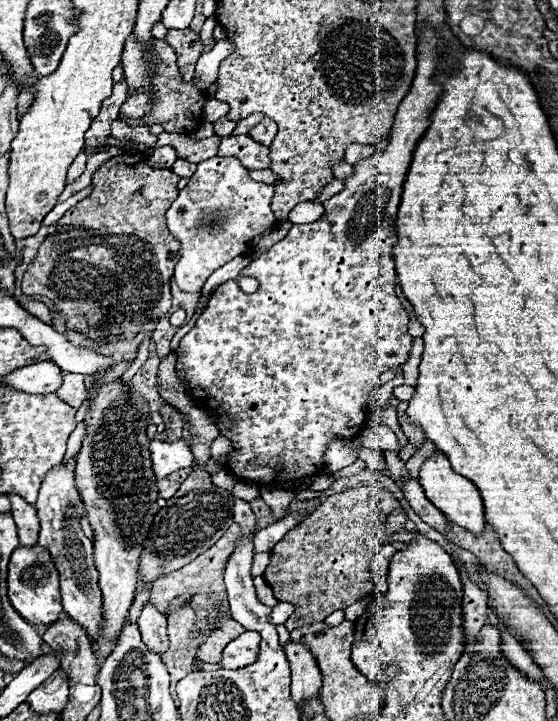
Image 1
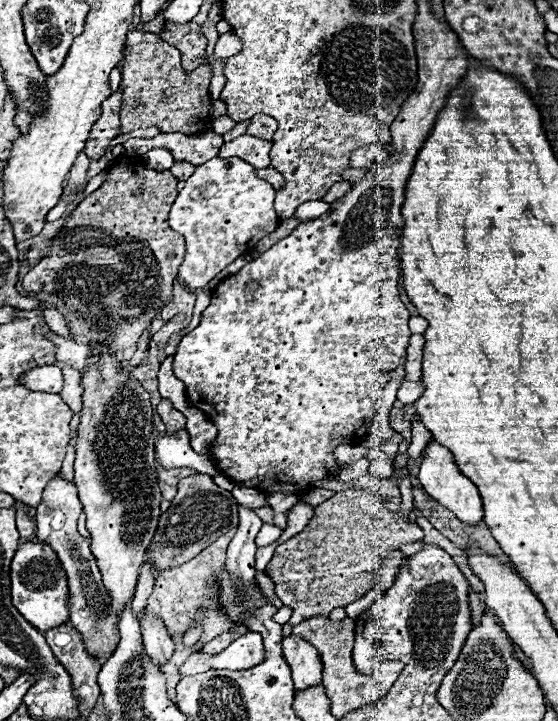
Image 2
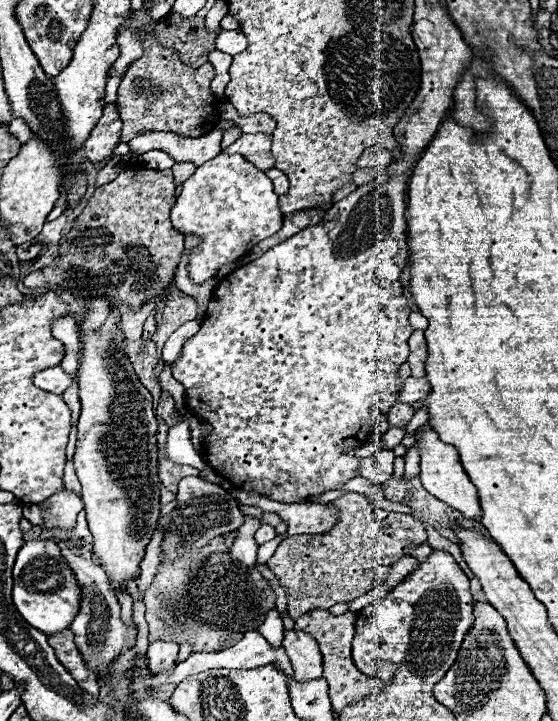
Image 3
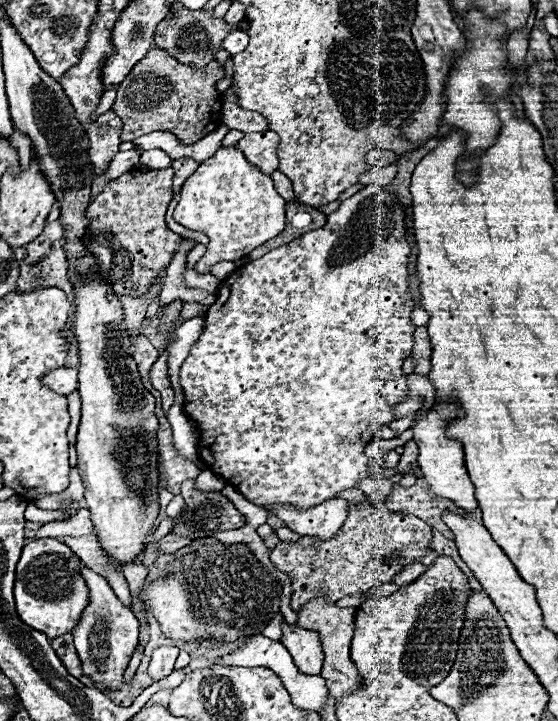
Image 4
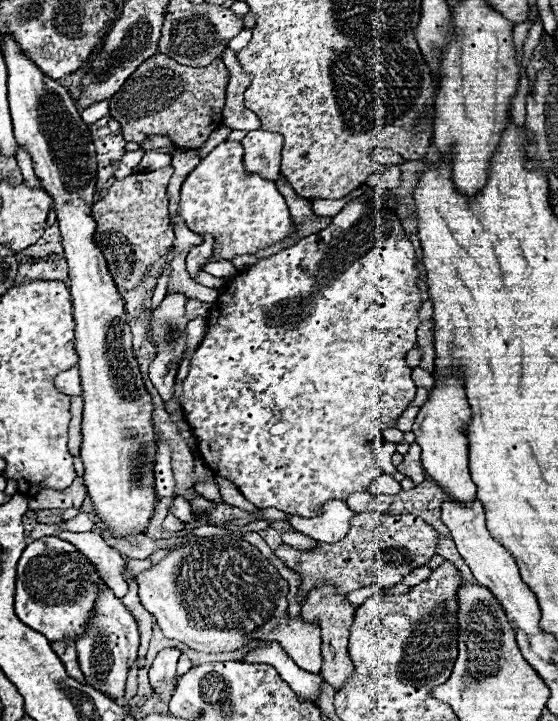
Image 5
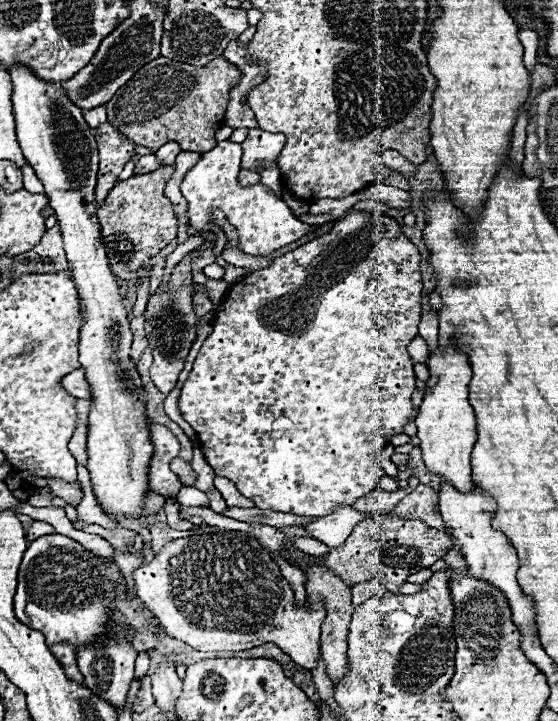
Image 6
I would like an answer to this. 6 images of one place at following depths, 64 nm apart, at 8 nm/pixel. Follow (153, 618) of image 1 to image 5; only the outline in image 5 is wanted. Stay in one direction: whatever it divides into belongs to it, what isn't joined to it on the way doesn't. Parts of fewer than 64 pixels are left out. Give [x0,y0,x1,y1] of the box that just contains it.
[150,648,182,702]

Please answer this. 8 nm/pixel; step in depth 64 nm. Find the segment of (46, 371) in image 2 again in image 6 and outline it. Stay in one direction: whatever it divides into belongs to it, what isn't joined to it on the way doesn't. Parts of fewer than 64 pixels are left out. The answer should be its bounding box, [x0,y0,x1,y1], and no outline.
[62,368,90,400]

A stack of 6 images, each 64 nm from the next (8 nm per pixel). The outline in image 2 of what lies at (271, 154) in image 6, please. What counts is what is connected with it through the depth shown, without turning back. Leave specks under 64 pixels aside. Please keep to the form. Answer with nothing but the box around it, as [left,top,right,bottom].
[218,134,270,168]

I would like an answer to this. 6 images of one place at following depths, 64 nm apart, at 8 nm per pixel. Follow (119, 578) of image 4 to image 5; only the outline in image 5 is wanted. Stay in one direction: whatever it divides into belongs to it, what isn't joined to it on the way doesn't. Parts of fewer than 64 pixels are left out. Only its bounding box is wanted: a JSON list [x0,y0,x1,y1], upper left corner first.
[62,532,128,598]

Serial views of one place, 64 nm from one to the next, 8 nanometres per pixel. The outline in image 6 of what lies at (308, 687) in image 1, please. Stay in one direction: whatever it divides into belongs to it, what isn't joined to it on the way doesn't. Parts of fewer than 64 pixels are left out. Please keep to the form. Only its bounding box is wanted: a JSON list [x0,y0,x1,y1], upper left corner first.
[132,528,326,670]

